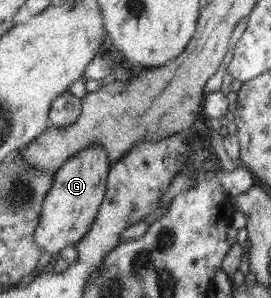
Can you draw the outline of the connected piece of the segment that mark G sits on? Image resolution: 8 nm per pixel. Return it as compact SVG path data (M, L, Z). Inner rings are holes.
M92 144L70 156L55 171L39 224L34 231L34 243L40 247L42 254L50 253L51 257L59 257L61 250L74 247L90 231L107 190L109 164L104 147Z

